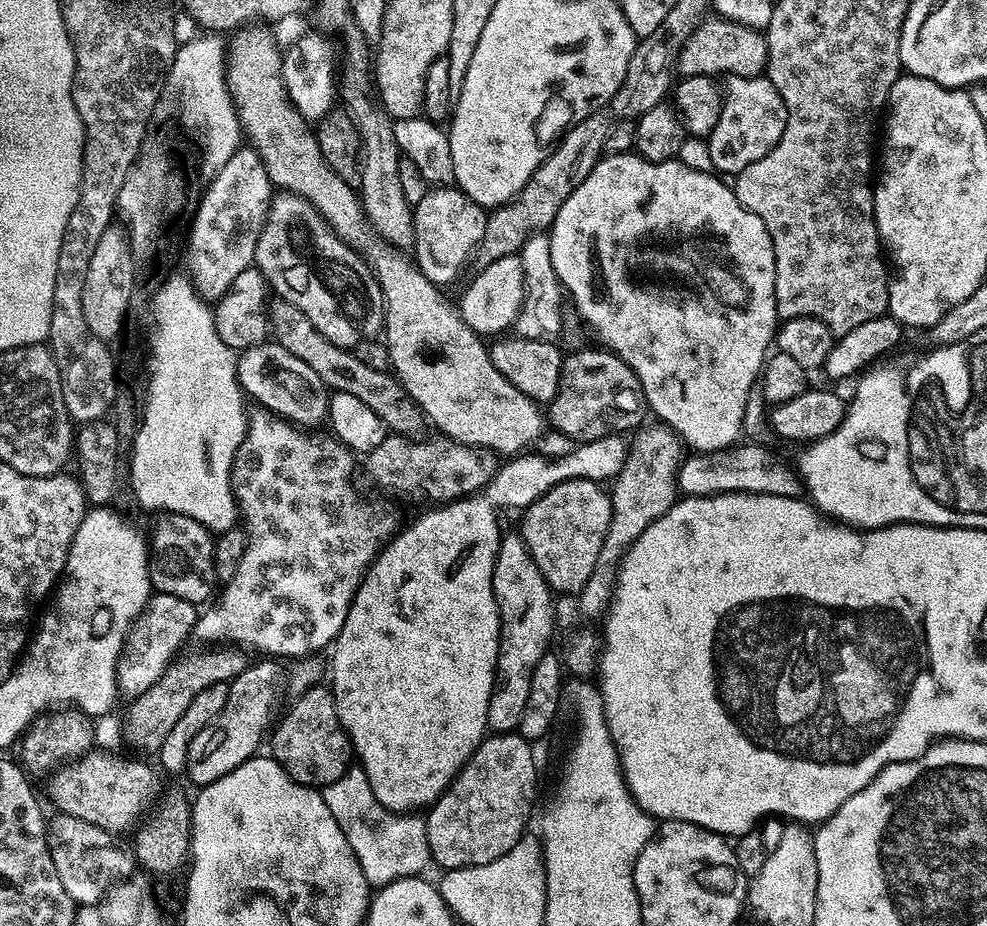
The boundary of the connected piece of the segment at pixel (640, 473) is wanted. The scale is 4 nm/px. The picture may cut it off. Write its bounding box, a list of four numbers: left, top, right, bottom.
[578,422,686,617]

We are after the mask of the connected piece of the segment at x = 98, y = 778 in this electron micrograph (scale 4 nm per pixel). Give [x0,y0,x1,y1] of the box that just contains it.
[47,752,157,834]

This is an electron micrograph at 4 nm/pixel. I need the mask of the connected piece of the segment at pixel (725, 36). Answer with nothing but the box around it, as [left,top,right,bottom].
[675,18,768,77]

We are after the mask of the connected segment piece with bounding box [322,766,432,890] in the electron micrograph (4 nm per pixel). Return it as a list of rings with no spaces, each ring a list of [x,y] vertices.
[[[349,766],[338,782],[324,785],[322,791],[330,814],[334,814],[334,822],[342,826],[342,834],[346,834],[346,842],[350,842],[350,848],[362,866],[362,874],[366,874],[373,889],[379,890],[386,884],[419,876],[425,871],[423,868],[432,860],[427,823],[421,817],[419,820],[419,815],[392,812],[382,806],[382,802],[374,798],[370,778],[366,778],[363,768]]]

